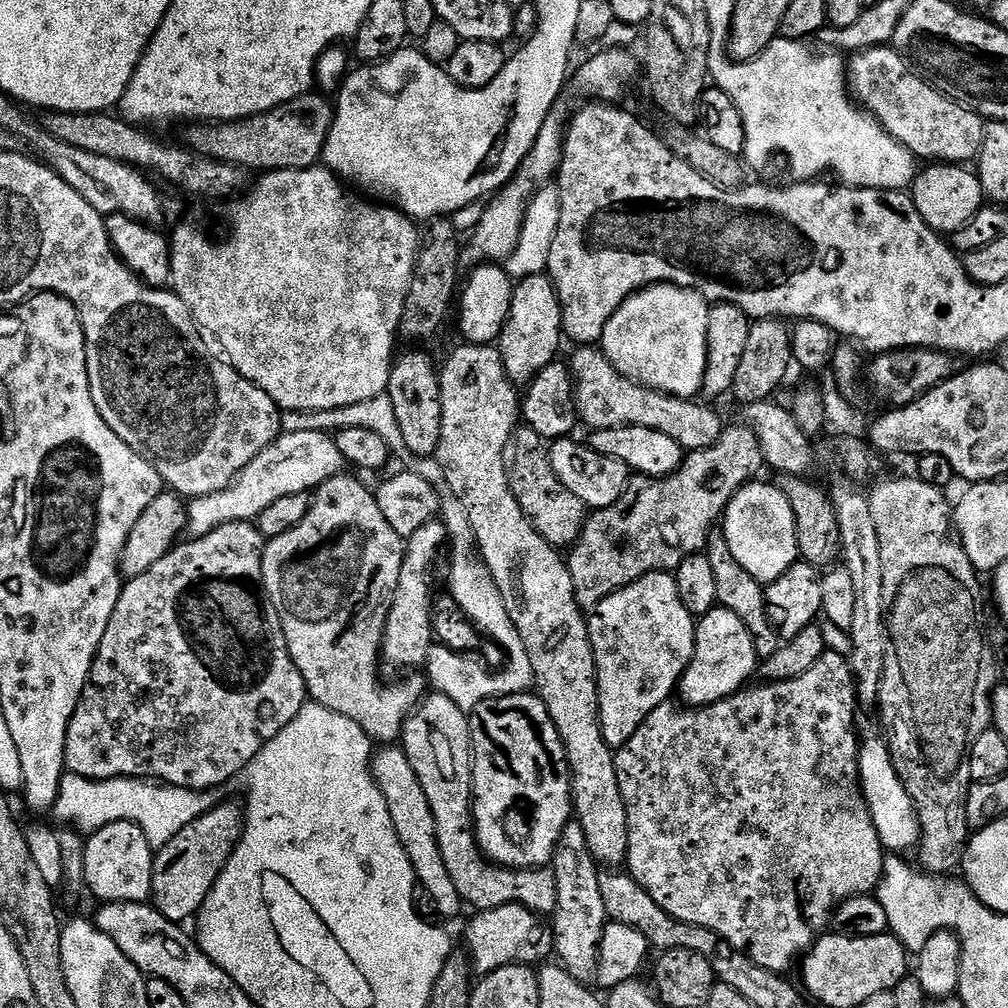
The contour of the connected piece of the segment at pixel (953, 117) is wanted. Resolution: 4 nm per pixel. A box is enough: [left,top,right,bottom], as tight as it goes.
[846,47,984,166]

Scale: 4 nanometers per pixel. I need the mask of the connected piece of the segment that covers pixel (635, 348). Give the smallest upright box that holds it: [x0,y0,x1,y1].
[602,283,709,397]

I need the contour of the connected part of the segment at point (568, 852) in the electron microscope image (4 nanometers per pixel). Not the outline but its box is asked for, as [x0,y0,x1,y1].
[550,818,609,982]

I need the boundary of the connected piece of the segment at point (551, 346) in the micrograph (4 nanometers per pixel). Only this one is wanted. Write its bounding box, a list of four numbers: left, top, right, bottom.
[498,274,564,386]

